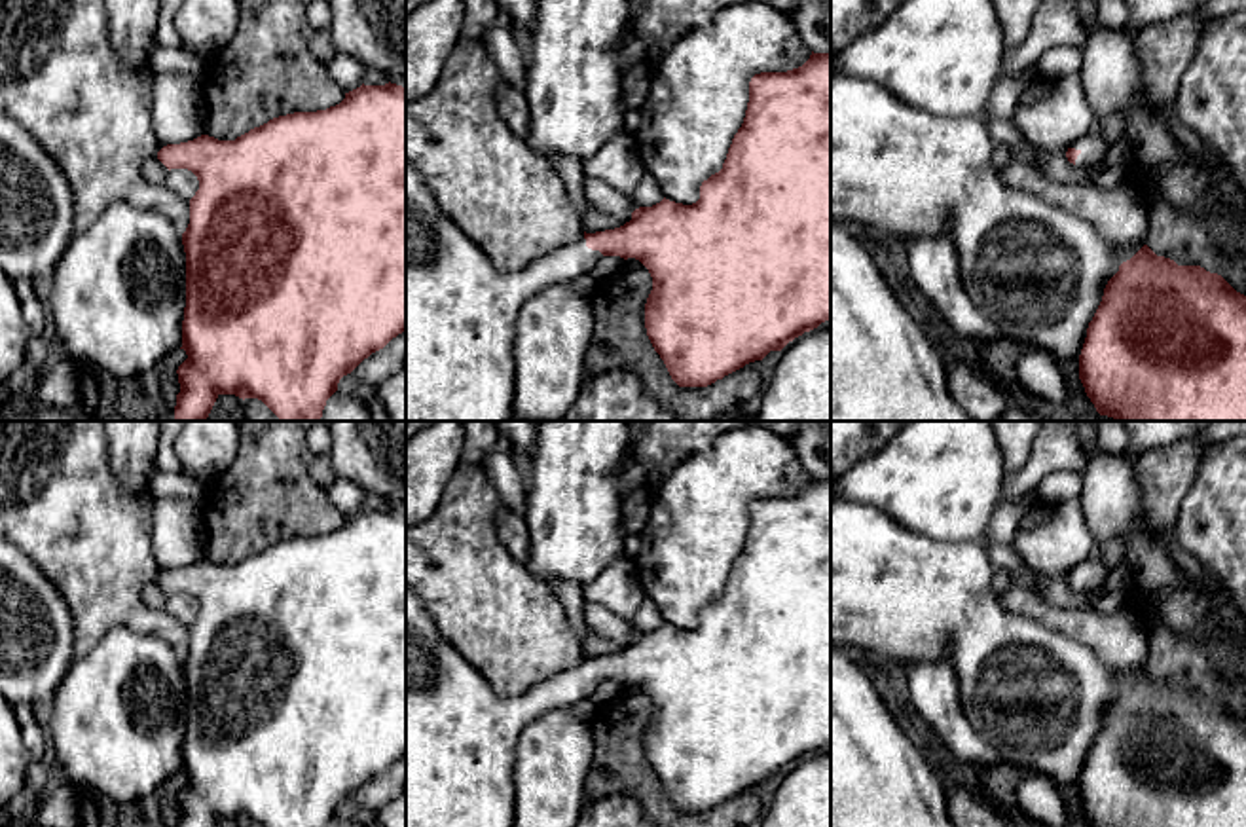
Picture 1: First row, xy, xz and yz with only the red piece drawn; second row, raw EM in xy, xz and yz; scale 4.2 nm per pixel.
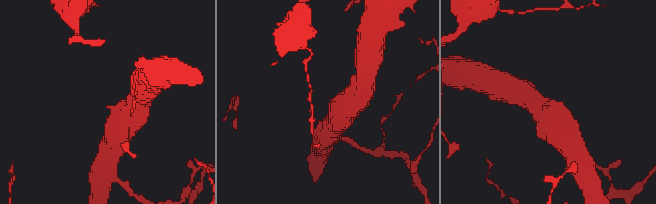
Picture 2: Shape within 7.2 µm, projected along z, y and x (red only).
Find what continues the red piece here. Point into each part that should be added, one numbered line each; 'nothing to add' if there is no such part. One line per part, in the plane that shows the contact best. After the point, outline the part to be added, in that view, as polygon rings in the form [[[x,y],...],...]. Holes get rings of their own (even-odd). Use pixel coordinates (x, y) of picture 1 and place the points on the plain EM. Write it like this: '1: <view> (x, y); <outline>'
1: xz (459, 733); [[[406,586],[406,827],[514,827],[514,747],[522,728],[542,713],[573,706],[601,683],[586,664],[567,668],[523,694],[499,696],[487,679],[440,634],[419,596]]]

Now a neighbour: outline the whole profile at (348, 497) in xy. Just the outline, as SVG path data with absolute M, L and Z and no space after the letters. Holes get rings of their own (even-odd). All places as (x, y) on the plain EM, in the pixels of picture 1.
M336 478L326 487L326 493L328 493L328 499L334 503L334 506L345 514L345 518L362 510L366 493L357 484L345 478Z

